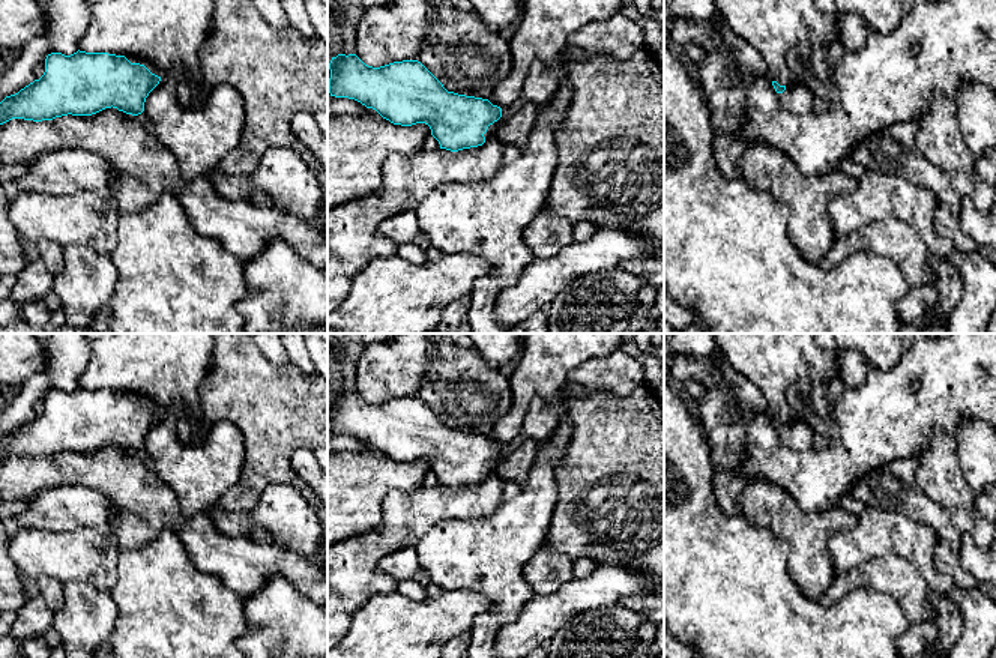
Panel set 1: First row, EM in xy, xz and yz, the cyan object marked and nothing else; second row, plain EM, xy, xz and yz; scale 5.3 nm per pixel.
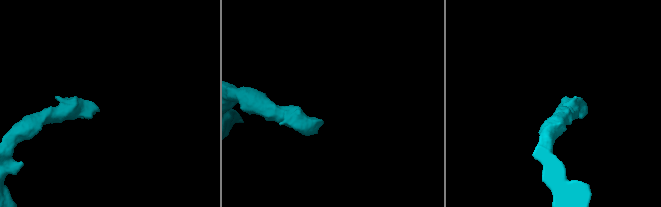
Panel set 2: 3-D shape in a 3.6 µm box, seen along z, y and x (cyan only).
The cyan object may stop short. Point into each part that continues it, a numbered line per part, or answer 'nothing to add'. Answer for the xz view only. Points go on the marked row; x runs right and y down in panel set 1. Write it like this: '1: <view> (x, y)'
1: xz (514, 129)

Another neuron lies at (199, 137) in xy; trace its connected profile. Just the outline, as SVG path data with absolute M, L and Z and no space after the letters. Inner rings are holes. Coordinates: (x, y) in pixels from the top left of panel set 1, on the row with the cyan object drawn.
M161 77L144 102L152 132L174 156L185 179L209 176L240 141L245 126L242 95L231 86L212 86L201 108L182 104L180 78Z

